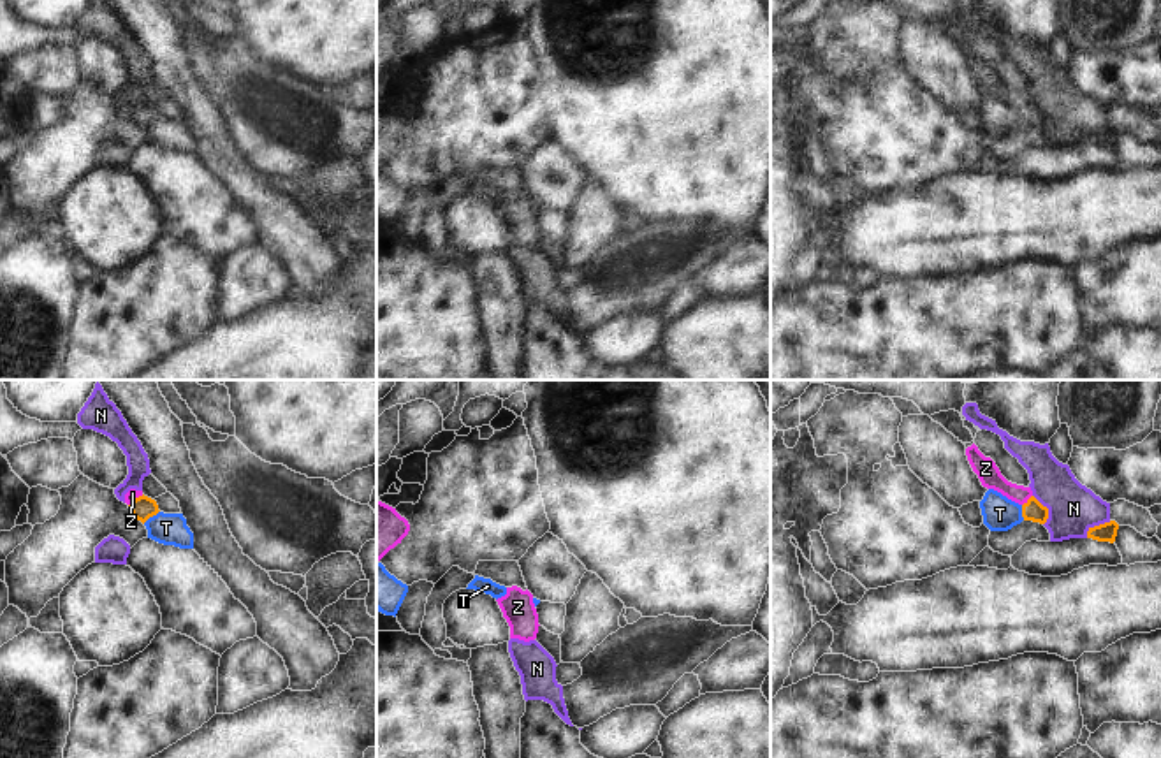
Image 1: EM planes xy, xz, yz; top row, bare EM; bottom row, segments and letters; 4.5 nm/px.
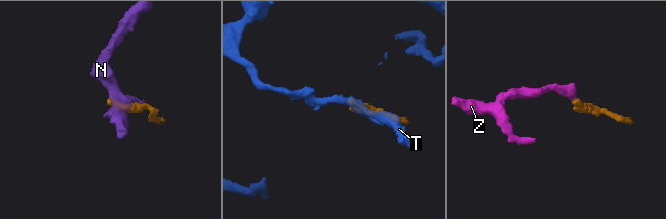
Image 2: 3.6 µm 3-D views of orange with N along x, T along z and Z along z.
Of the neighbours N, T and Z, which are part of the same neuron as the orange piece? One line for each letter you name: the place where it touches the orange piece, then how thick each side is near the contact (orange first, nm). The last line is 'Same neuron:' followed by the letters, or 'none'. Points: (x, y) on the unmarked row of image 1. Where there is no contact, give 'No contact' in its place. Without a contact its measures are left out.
Z: Touches orange at yz (1028, 106). Thickness 100 nm (orange) against 100 nm
Same neuron: Z

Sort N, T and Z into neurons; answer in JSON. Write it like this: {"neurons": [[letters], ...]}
{"neurons": [["N"], ["T"], ["Z"]]}

